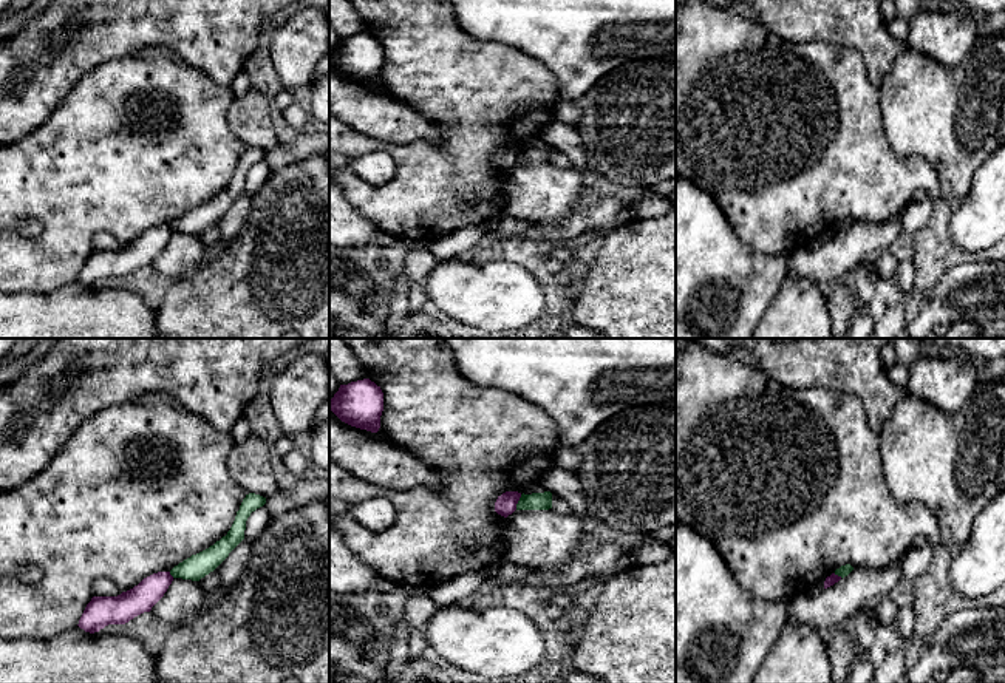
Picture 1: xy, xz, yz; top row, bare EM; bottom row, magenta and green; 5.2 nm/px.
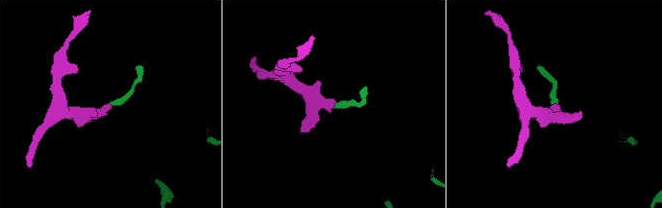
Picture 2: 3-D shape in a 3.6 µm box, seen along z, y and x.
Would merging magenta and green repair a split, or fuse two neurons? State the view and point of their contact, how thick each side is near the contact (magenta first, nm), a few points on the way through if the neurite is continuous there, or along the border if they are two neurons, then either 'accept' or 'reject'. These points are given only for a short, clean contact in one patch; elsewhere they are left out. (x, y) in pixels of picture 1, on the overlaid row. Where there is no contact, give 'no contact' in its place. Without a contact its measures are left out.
meets magenta in xz at (517, 502); 110 nm thick on the magenta side, 100 nm on the other; border along xz (521, 495), (515, 509); reject

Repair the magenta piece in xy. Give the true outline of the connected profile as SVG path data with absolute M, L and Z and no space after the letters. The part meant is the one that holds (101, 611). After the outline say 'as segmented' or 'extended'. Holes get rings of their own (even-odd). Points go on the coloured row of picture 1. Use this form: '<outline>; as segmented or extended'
M158 572L118 596L93 596L77 626L94 634L108 624L125 624L135 617L150 612L172 581L170 572Z; as segmented

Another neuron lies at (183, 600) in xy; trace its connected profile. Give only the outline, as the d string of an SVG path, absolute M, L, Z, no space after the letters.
M173 578L164 596L152 607L152 613L172 627L186 624L198 615L206 598L206 592L198 581Z

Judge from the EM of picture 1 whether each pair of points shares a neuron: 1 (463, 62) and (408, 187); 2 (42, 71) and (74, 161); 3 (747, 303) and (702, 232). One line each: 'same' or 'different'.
1: same
2: different
3: same

